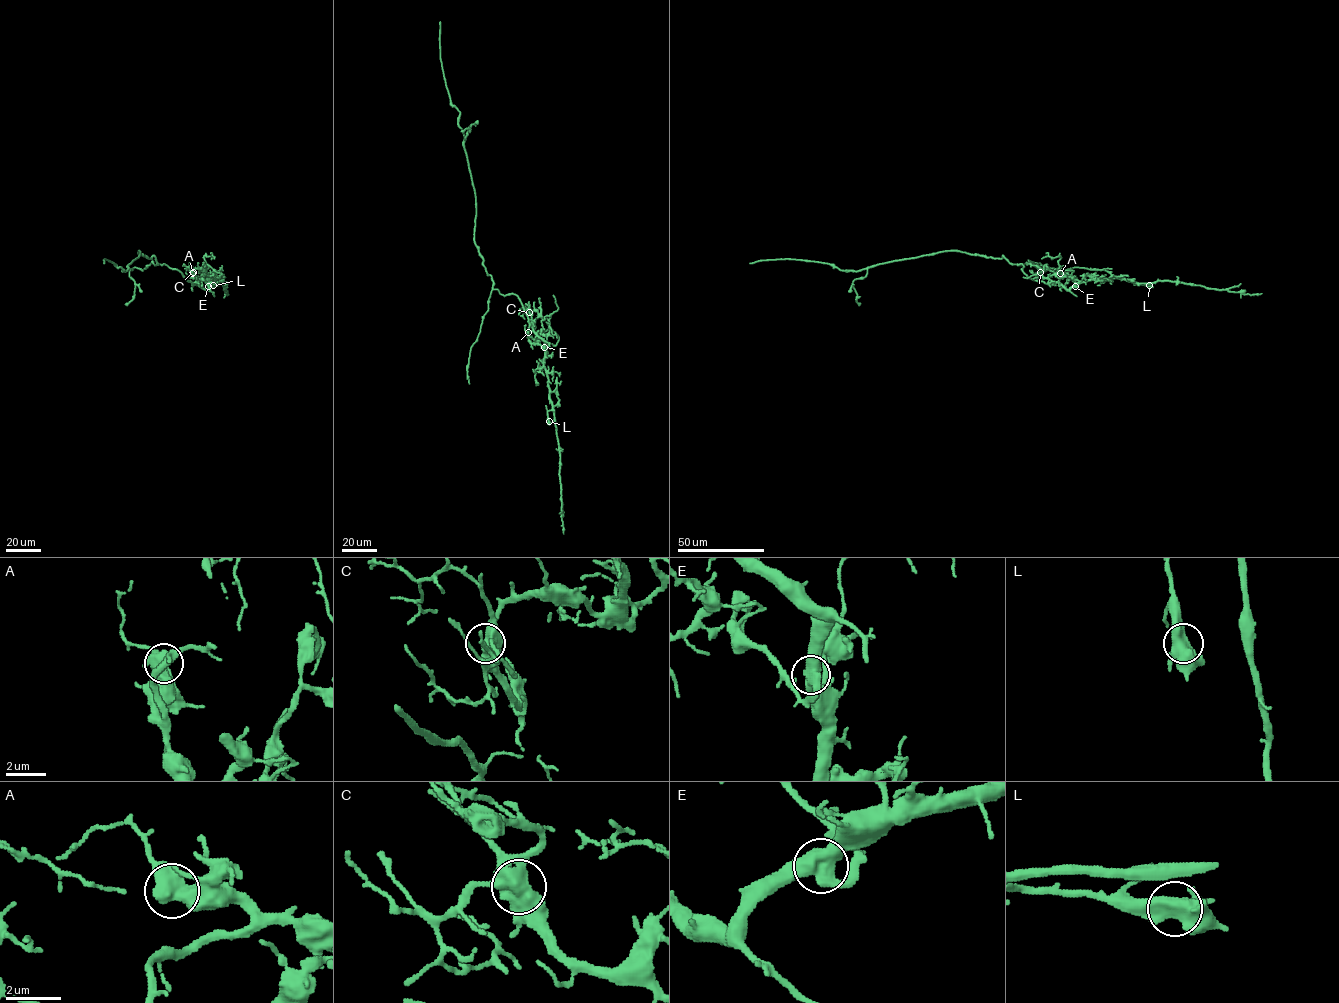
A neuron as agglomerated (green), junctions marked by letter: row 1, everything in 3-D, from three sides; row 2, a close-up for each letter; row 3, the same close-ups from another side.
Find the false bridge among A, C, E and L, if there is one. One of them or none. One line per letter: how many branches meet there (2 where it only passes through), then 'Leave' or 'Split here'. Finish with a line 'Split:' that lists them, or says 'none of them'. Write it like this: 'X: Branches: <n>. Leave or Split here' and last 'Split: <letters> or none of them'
A: Branches: 3. Leave
C: Branches: 3. Leave
E: Branches: 3. Split here
L: Branches: 3. Leave
Split: E

